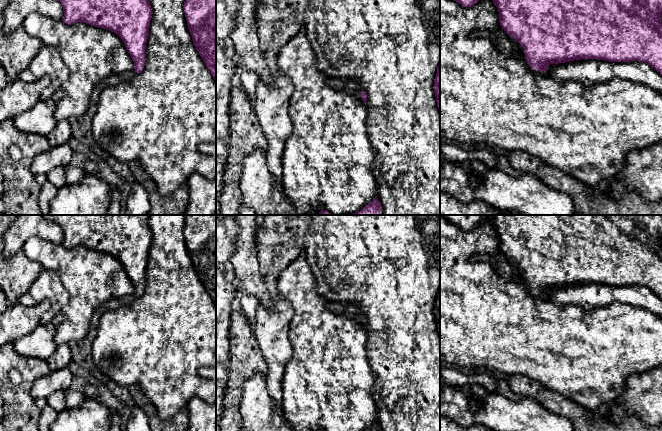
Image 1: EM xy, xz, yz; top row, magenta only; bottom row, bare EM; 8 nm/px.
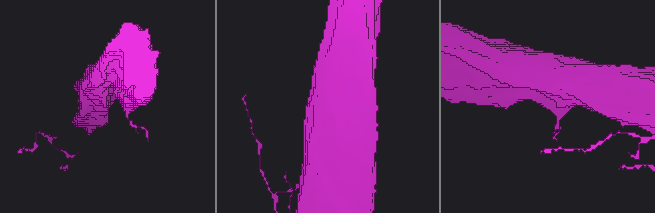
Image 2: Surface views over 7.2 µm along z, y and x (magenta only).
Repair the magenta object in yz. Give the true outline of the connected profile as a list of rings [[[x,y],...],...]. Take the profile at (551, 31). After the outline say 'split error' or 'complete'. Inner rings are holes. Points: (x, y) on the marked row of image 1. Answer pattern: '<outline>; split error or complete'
[[[492,0],[499,12],[502,29],[524,48],[525,59],[531,70],[542,77],[549,76],[550,64],[581,59],[596,59],[609,62],[641,61],[662,75],[662,0]]]; split error

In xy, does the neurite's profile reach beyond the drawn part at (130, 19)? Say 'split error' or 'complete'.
split error

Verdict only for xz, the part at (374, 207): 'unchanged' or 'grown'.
unchanged

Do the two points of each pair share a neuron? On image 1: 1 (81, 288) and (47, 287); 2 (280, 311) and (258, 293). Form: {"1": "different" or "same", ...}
{"1": "different", "2": "different"}

